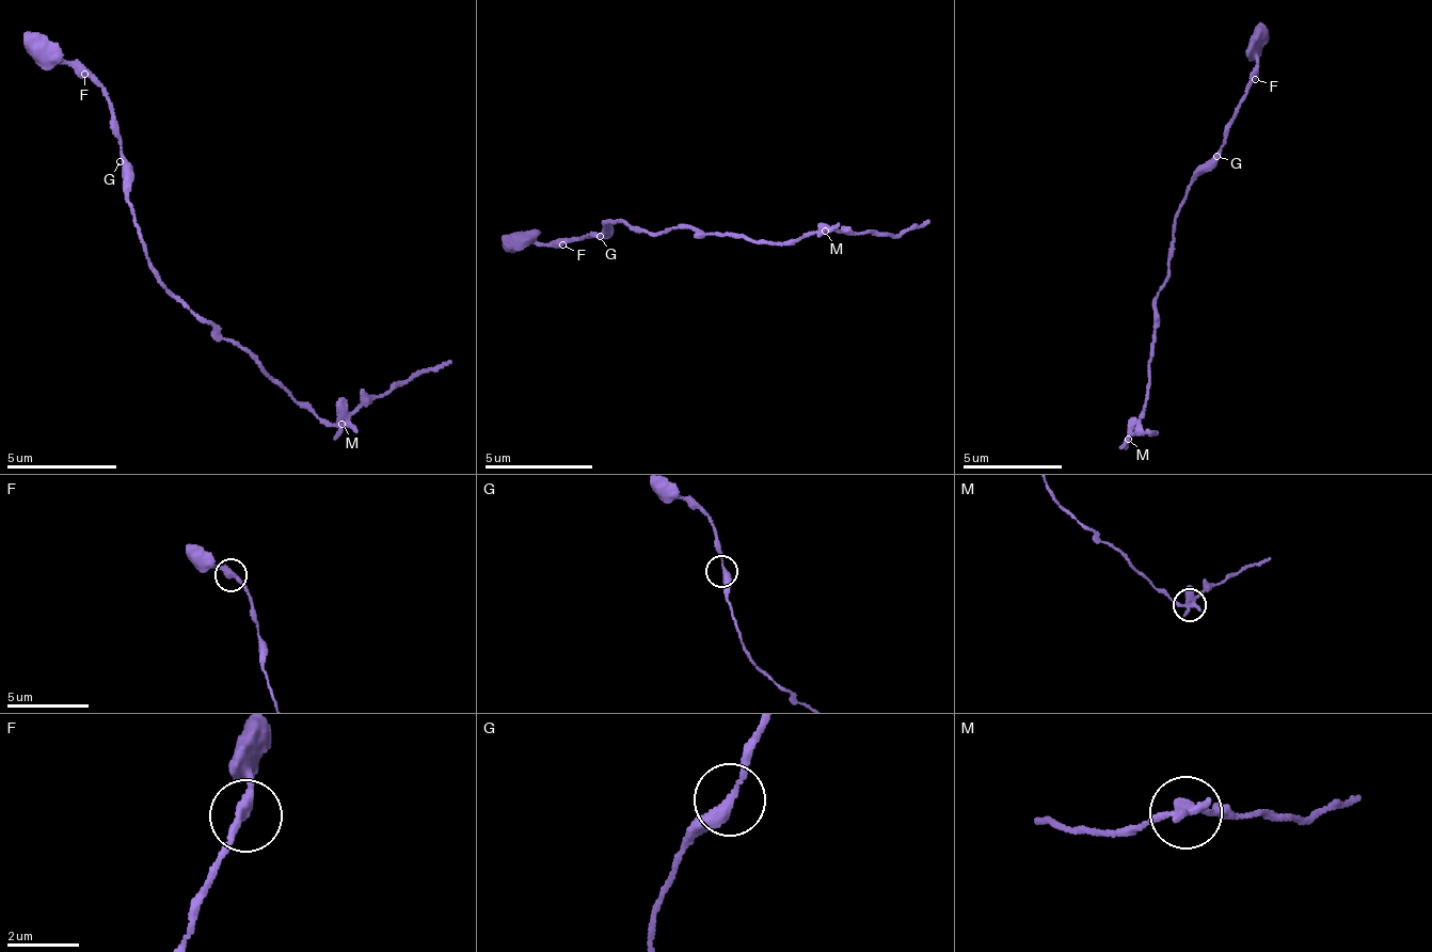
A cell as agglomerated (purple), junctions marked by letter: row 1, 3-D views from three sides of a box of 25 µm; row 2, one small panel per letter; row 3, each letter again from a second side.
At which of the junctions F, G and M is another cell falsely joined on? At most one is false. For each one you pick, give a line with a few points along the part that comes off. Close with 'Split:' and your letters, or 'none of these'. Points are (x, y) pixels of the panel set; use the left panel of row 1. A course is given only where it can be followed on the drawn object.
M: foreign part runs (340, 422), (406, 381), (449, 362)
Split: M

